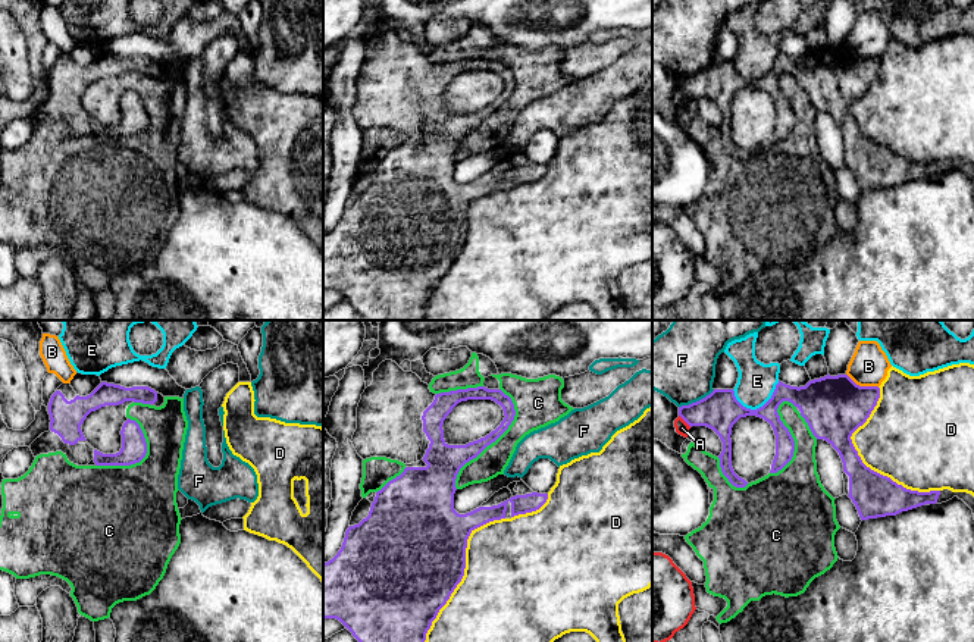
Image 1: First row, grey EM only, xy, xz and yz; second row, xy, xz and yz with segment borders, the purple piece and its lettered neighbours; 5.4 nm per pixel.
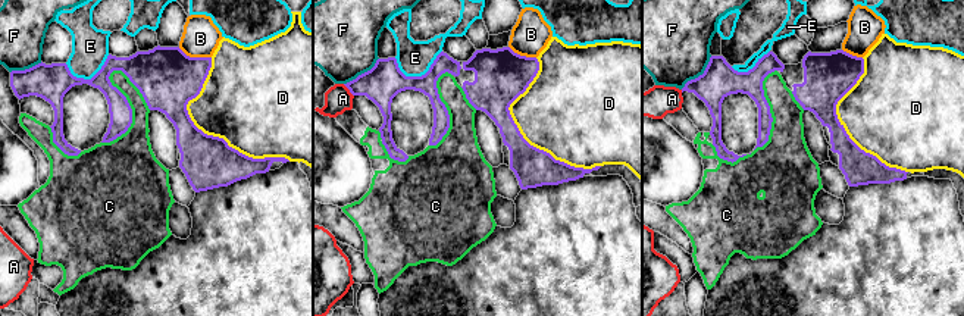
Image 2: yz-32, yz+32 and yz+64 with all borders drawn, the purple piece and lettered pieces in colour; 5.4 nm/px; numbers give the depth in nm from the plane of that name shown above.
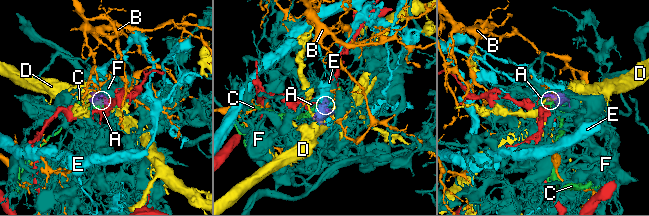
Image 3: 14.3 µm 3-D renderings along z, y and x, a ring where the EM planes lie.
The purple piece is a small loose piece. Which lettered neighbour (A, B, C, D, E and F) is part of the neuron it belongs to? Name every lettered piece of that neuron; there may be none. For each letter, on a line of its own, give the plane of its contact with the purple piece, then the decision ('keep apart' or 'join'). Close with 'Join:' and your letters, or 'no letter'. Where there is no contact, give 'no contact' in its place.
A: contact in yz; keep apart
B: contact in yz; keep apart
C: contact in xz; keep apart
D: contact in yz; keep apart
E: contact in yz; keep apart
F: contact in yz; keep apart
Join: no letter

